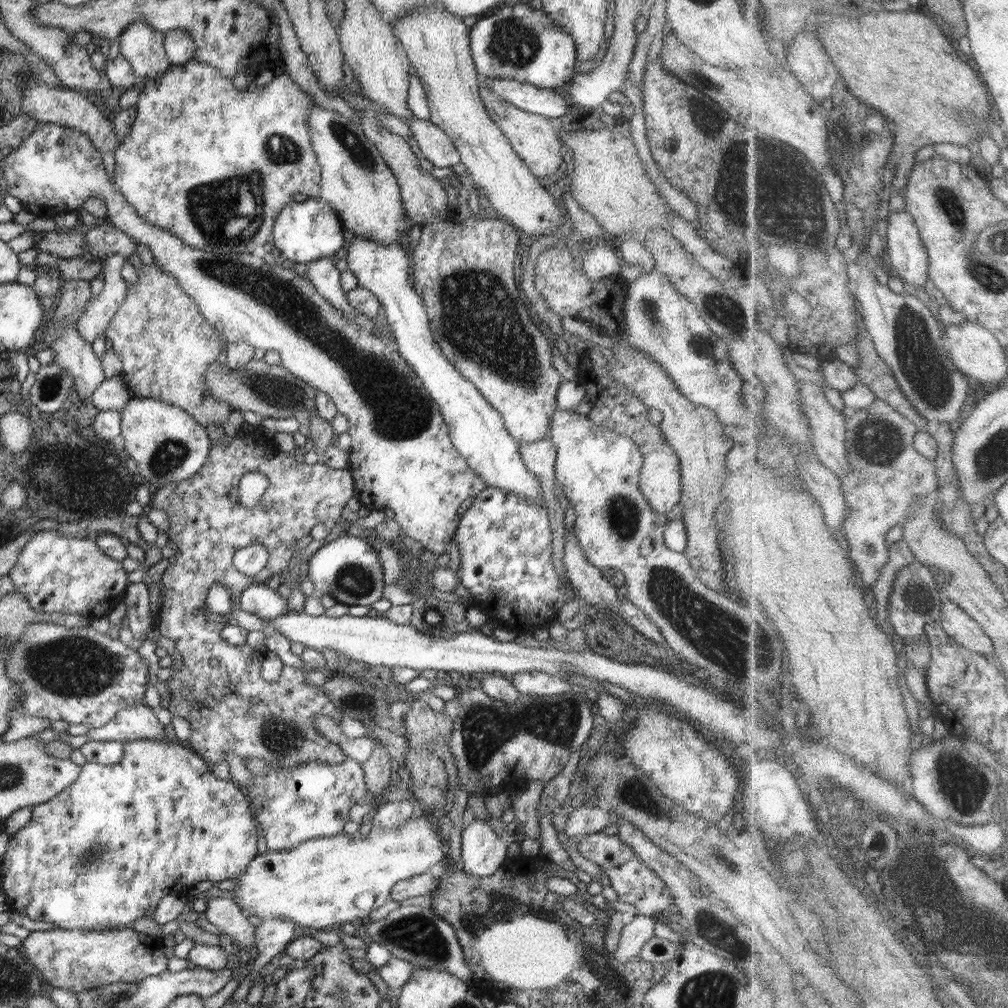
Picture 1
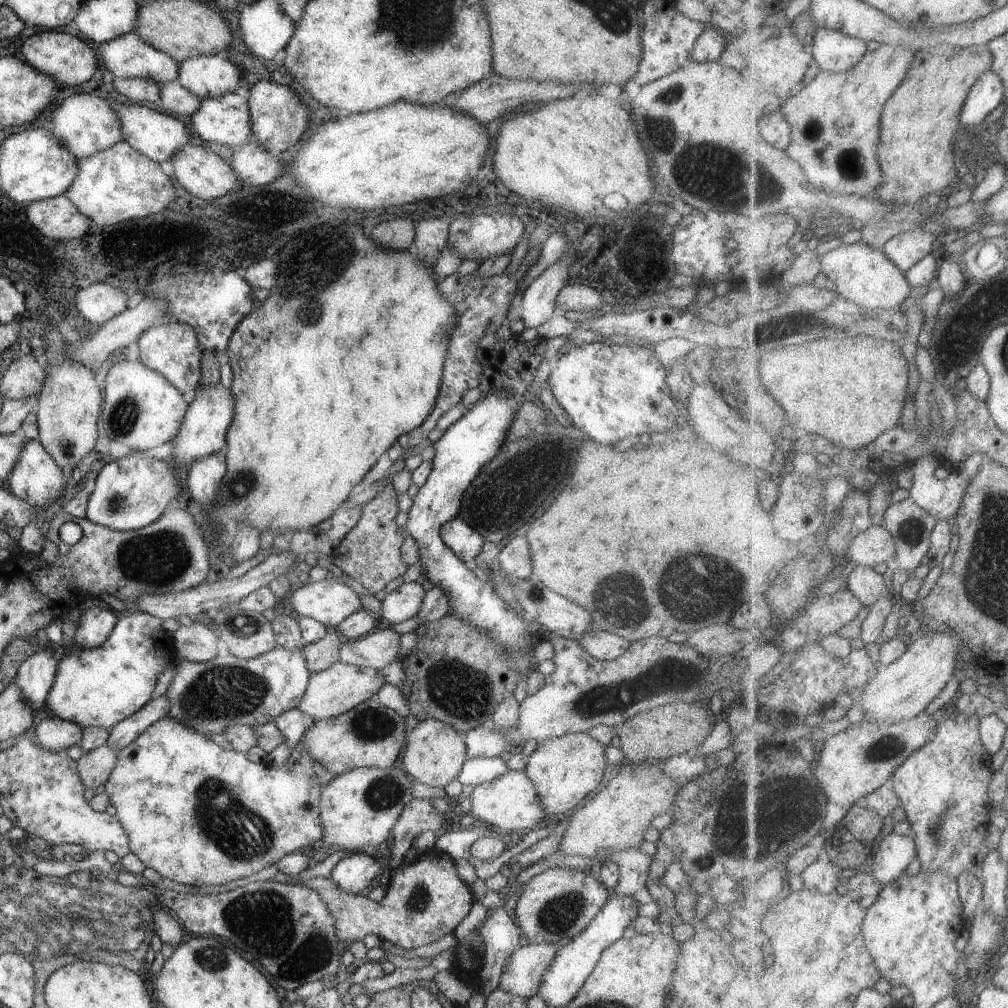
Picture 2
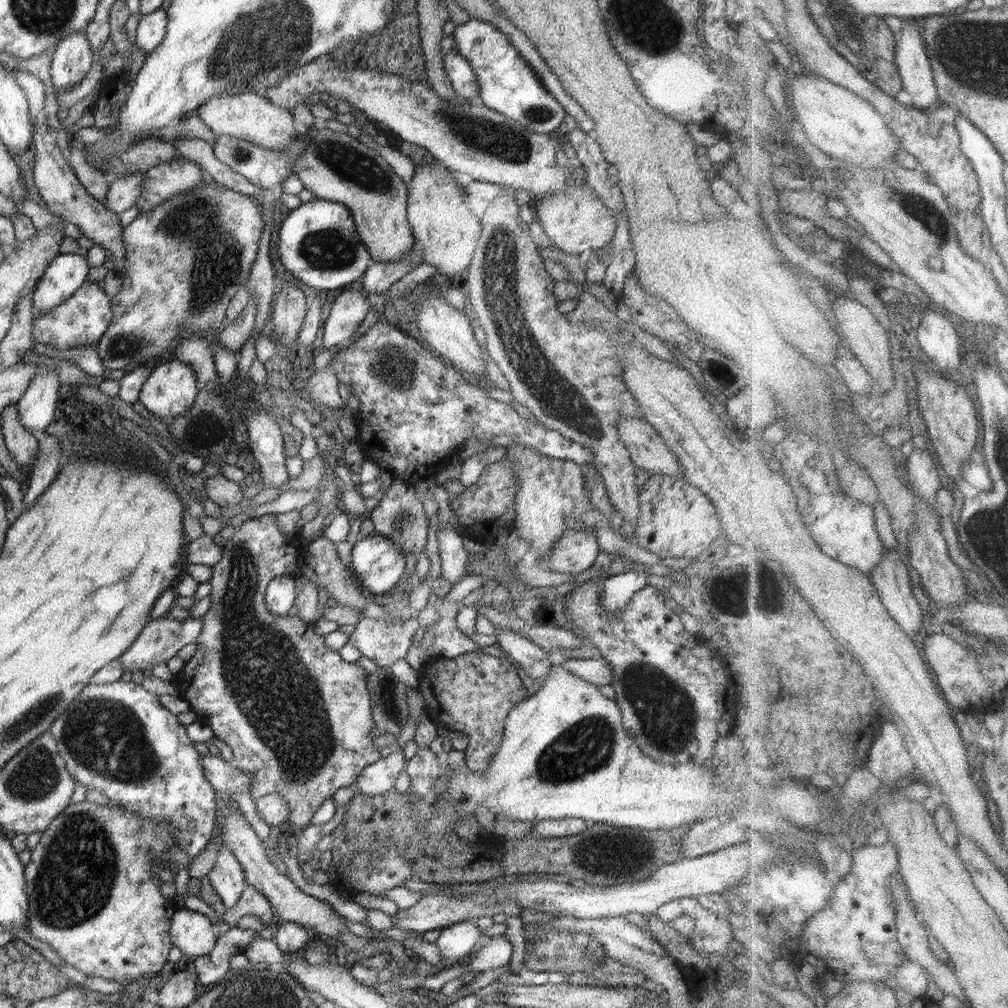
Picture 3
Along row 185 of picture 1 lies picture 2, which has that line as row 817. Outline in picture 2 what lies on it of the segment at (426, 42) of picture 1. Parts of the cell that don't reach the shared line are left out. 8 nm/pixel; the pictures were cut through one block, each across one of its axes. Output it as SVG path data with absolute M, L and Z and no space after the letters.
M522 770L509 771L501 778L474 787L469 797L472 804L470 814L477 823L503 833L520 835L529 832L536 823L548 819L539 802L534 786Z

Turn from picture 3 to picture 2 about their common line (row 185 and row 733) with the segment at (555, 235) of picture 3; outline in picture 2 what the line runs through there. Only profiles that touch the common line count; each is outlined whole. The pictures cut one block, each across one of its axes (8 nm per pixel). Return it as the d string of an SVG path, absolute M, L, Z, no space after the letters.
M588 732L569 733L546 740L544 743L540 743L537 750L530 757L525 758L525 761L526 766L522 771L534 786L546 818L552 822L567 817L584 801L584 798L590 792L594 792L598 788L598 785L604 778L604 771L607 764L605 746L593 740Z

